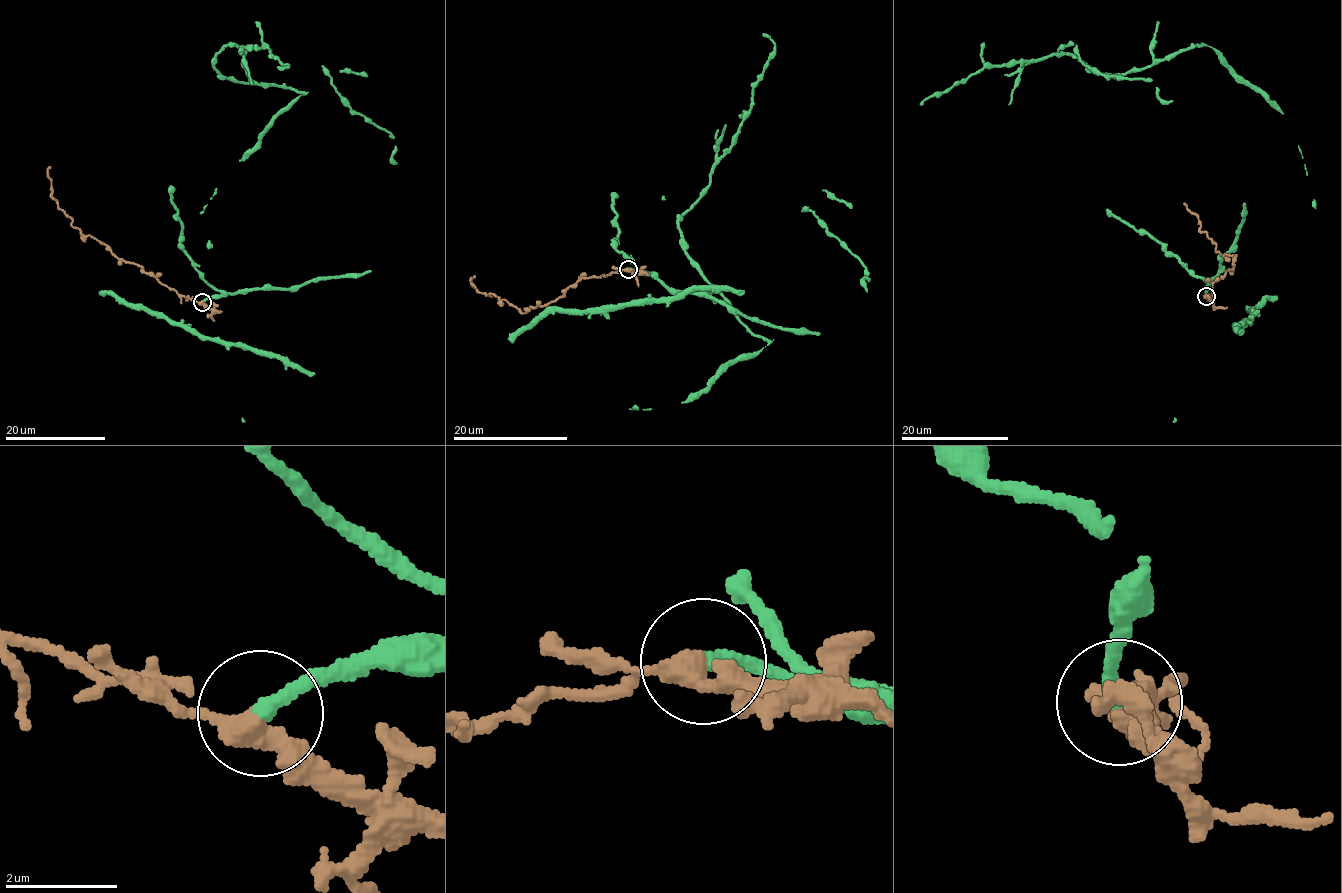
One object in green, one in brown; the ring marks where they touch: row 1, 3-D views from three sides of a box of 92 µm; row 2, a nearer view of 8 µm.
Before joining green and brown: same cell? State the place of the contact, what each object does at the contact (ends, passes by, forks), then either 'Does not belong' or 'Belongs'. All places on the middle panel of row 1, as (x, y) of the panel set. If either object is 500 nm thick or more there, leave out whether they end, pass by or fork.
Place: (628, 269). At the ring green ends. At the ring brown passes by. Does not belong

